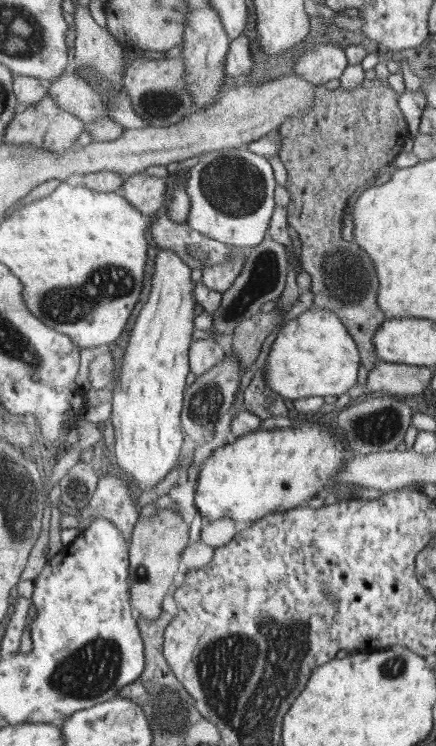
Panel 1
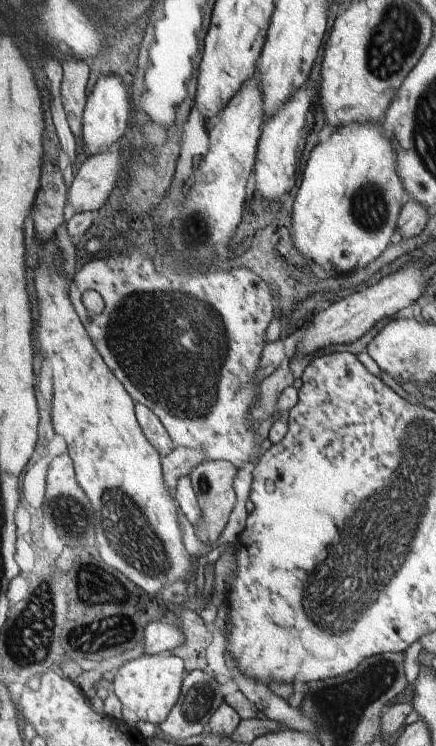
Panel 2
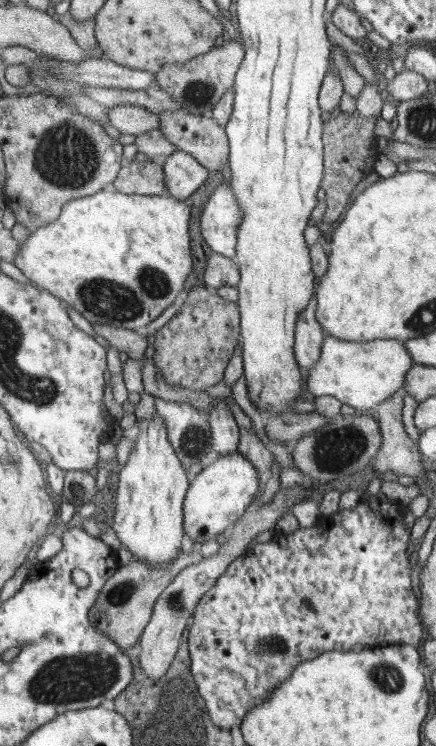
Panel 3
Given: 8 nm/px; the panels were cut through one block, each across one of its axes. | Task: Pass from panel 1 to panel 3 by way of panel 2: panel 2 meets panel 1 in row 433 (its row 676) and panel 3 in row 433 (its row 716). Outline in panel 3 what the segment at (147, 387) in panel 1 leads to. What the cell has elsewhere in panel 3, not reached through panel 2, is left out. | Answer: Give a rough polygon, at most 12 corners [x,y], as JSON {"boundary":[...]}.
{"boundary":[[167,420],[137,421],[112,528],[136,561],[182,550],[188,476]]}

